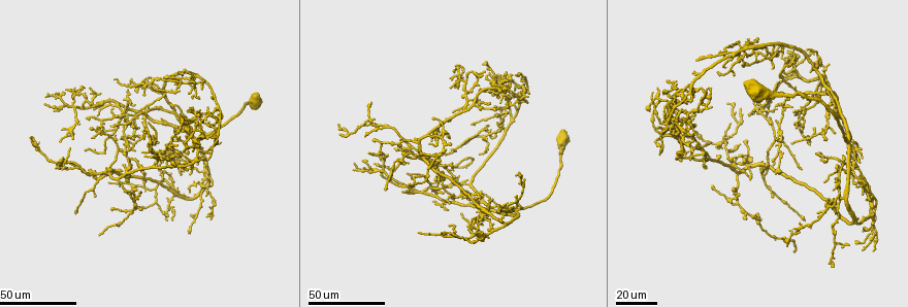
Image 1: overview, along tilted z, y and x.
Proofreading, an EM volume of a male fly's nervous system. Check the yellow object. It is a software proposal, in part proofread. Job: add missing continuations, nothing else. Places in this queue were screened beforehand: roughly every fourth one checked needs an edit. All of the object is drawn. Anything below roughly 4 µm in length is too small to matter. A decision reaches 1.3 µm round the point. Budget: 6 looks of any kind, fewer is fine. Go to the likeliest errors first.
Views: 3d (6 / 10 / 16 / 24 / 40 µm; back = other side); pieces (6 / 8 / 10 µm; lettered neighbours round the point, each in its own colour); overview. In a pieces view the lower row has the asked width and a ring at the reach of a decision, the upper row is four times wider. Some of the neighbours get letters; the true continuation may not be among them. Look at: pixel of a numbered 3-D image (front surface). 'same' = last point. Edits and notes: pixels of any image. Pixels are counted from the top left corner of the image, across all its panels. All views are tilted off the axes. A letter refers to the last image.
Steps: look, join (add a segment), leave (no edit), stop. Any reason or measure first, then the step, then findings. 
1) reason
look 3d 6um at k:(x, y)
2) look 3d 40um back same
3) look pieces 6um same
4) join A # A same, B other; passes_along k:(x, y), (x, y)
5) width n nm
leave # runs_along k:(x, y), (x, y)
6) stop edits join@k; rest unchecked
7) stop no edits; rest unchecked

look 3d 40um at 1:(662, 151)

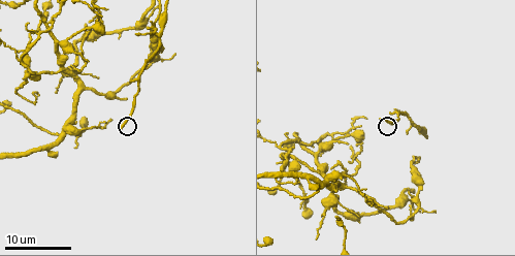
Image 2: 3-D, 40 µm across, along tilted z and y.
look pieces 10um at 2:(122, 128)

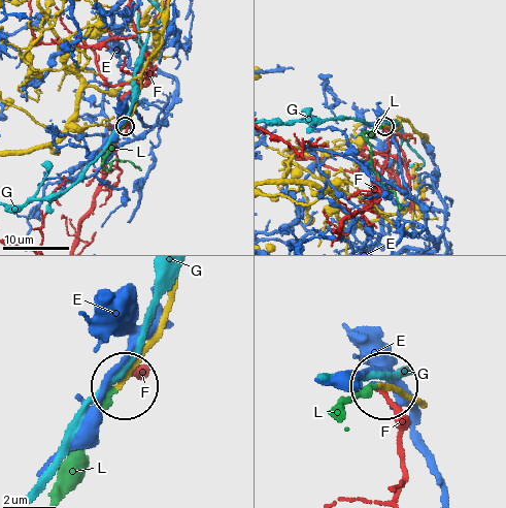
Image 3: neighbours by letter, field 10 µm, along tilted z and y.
join L # E other, F other, G other, L same; passes_along 3:(395, 129), (381, 125), (363, 134), (372, 169), (391, 191); the neuron continues

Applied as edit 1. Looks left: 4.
look overview

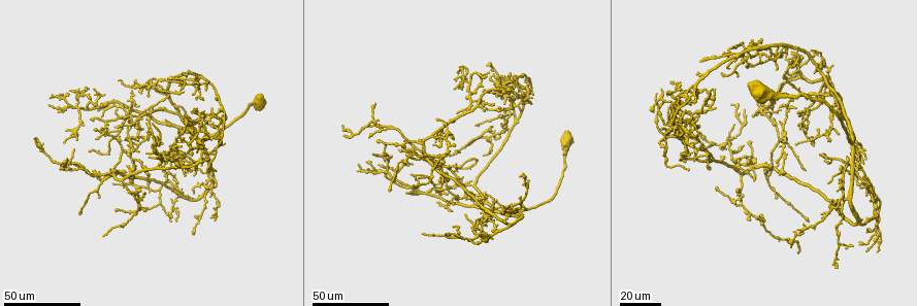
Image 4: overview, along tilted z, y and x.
look 3d 40um at 4:(148, 153)

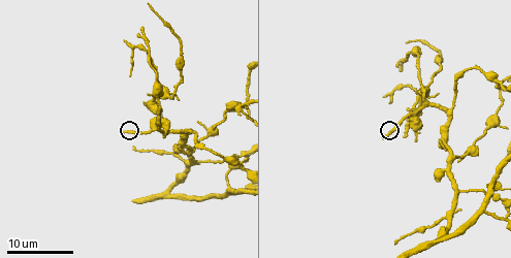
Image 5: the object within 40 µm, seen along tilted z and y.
look pieces 8um at 5:(125, 131)

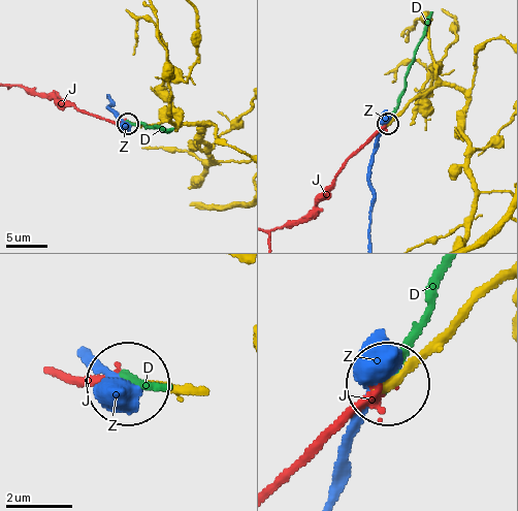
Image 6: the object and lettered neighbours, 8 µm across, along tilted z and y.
leave # D other, J other, Z other; runs_along 6:(467, 144), (465, 98), (447, 85), (417, 95), (389, 122); none of them fits

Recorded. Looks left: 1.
stop edits join@3; rest unchecked

